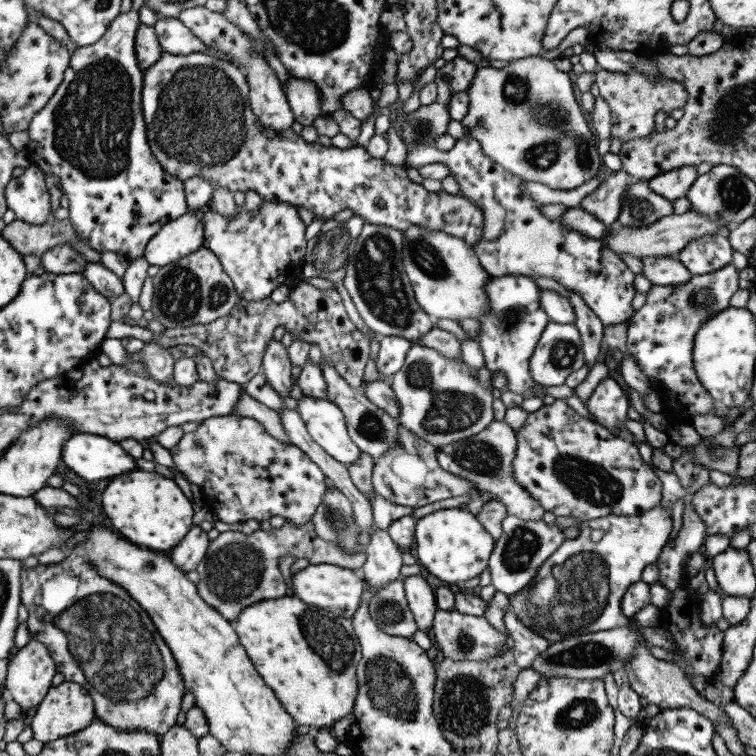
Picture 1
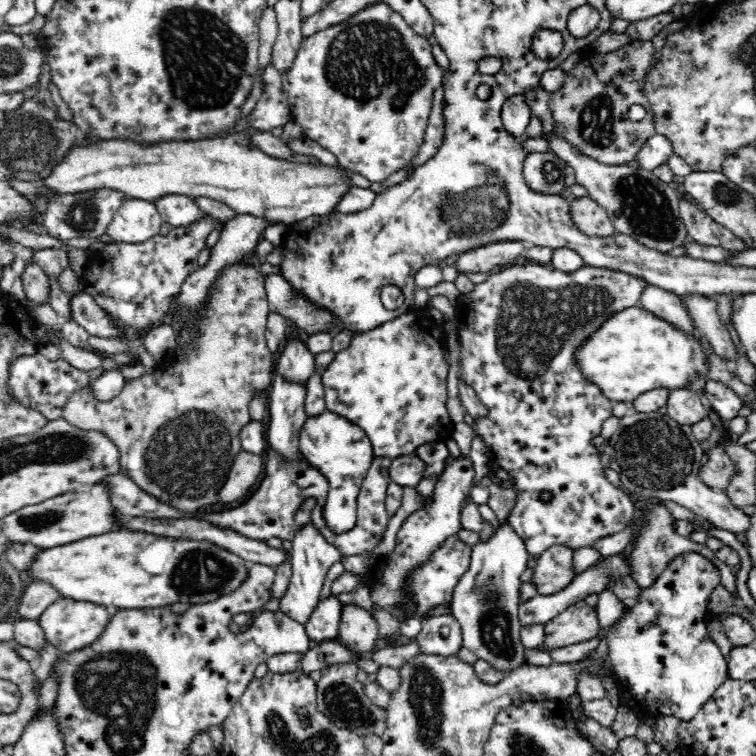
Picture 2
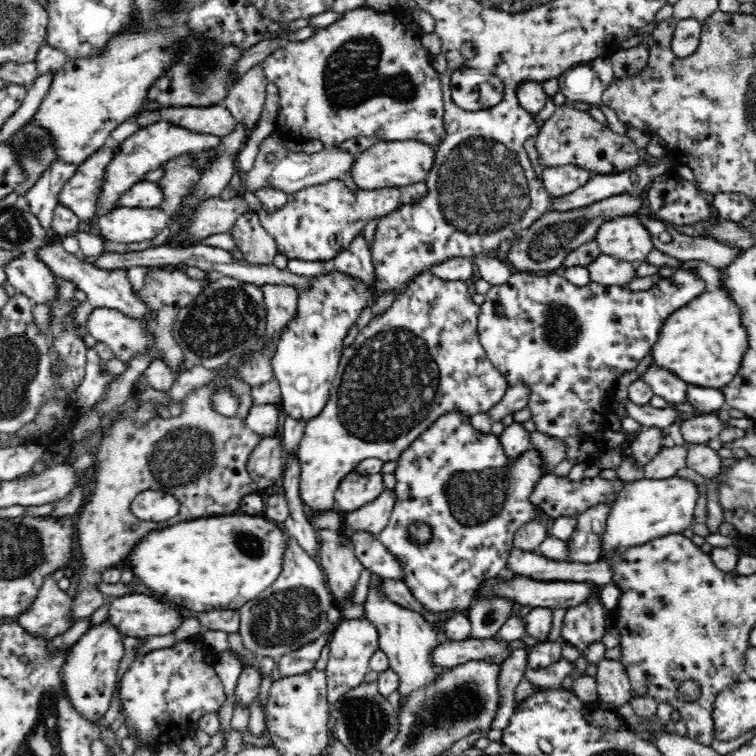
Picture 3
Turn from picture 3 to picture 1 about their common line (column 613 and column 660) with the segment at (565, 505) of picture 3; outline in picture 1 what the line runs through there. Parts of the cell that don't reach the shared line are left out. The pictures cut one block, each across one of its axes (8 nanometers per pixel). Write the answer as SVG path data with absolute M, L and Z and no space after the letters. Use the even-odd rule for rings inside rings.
M555 399L553 404L541 405L534 412L527 413L523 425L514 434L516 450L511 471L515 483L525 487L544 511L552 512L555 516L571 516L578 523L607 515L637 516L645 510L651 510L661 500L661 481L643 463L637 447L629 440L611 434L607 428L581 417L563 399Z

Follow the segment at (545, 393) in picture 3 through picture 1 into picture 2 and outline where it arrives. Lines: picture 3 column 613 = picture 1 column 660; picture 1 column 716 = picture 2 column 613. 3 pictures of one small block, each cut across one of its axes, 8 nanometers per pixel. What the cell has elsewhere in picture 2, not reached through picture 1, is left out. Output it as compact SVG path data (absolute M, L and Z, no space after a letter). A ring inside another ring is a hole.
M523 262L523 264L514 265L514 268L509 266L504 268L504 272L490 272L484 282L475 284L473 290L469 293L460 293L457 300L453 302L456 314L454 325L460 344L461 379L471 386L474 393L478 396L480 404L486 405L488 410L485 417L478 416L478 418L474 418L471 426L473 434L480 437L484 442L483 451L487 456L489 465L488 477L497 469L505 470L510 476L510 486L508 488L512 488L515 492L515 505L509 512L507 522L512 527L512 530L518 534L518 537L524 540L526 551L533 557L542 554L544 550L557 544L568 546L573 551L582 547L593 547L598 539L607 538L622 531L626 524L634 518L634 512L636 512L634 503L606 479L604 475L605 468L600 463L600 452L592 444L592 439L595 436L600 436L604 420L612 416L612 401L606 398L598 389L598 386L580 373L578 365L574 363L574 352L614 312L639 306L642 291L645 291L648 285L652 284L649 284L649 282L639 276L626 274L619 270L610 270L609 268L585 265L578 268L578 270L558 272L556 269L548 270L548 268L542 268L542 265L534 264L533 262ZM545 492L550 494L549 500L542 499L541 496Z

